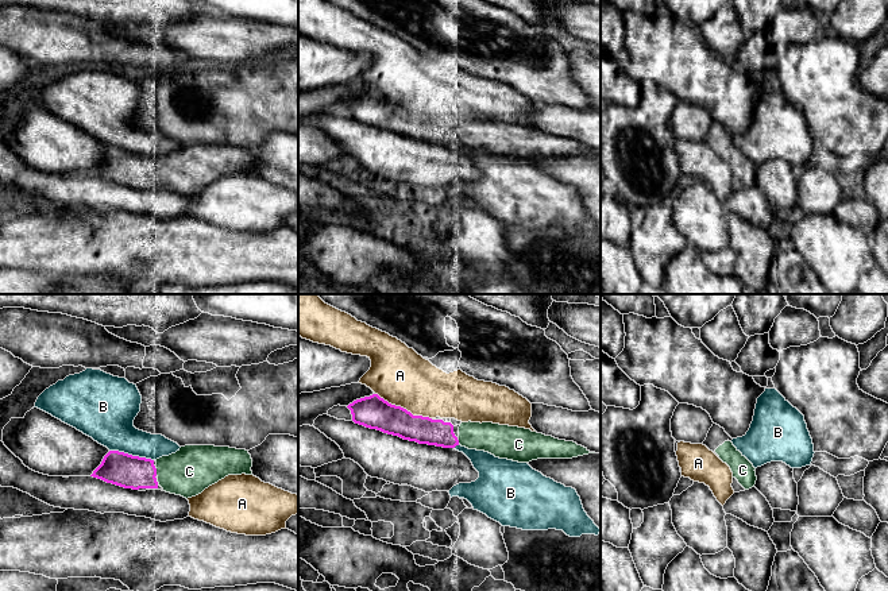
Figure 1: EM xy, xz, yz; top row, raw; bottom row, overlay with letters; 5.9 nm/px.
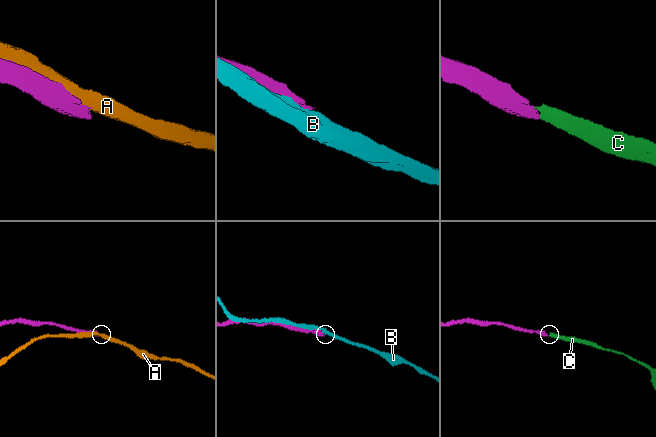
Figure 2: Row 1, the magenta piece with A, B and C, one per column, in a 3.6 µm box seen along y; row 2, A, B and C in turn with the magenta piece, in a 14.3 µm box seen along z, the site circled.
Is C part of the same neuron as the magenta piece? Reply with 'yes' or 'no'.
yes

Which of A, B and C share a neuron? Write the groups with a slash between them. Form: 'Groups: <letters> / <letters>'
Groups: A / B / C

